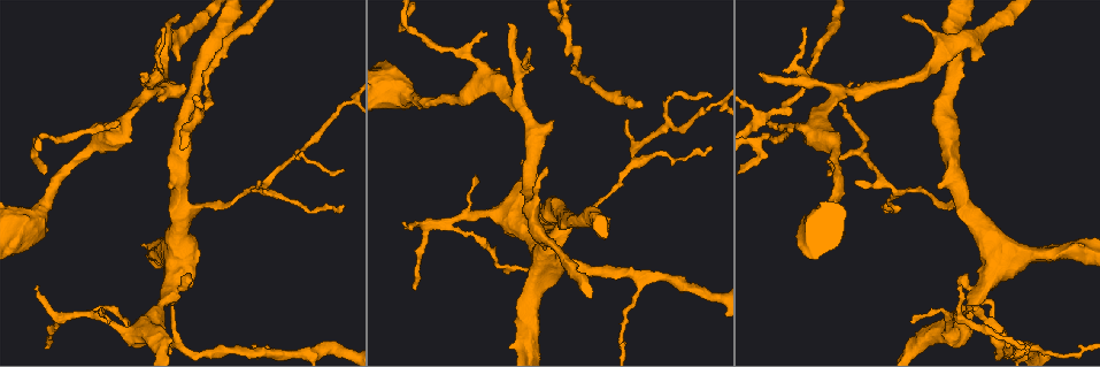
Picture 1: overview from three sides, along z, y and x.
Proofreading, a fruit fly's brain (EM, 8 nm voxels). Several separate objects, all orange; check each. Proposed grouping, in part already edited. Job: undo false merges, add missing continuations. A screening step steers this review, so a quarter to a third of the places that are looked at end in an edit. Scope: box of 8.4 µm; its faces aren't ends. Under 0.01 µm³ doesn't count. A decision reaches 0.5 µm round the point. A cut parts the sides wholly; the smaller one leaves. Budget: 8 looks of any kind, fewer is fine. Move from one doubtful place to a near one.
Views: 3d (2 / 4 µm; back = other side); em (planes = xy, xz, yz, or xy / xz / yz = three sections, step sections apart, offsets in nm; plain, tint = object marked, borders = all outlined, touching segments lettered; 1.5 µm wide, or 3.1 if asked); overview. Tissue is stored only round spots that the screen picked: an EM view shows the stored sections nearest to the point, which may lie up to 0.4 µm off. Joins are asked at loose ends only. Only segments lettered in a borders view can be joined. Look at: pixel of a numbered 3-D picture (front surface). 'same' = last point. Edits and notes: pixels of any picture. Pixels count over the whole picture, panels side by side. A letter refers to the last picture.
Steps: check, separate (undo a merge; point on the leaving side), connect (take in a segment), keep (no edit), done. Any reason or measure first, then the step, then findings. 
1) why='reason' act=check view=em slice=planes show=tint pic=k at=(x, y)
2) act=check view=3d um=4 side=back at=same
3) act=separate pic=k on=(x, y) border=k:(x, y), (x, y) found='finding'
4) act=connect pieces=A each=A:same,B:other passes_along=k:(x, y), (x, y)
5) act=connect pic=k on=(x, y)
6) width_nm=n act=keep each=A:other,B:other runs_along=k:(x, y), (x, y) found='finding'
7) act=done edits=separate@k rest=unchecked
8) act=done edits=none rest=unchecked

act=check view=em slice=planes show=tint pic=1 at=(407, 22)

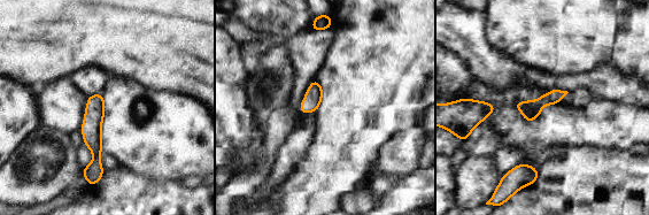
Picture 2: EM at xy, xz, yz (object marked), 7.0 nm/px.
act=check view=em slice=planes show=borders at=same

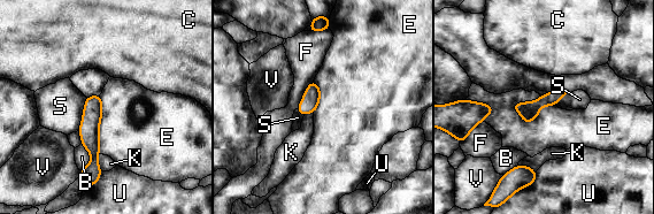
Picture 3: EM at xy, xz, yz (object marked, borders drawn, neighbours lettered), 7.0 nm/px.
width_nm=130 act=keep each=B:other,C:other,E:other,F:other,K:other,S:other,U:other,V:other runs_along=3:(92, 98), (92, 145), (97, 167) found='all the same neuron'

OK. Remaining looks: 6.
act=check view=em slice=planes show=plain pic=1 at=(553, 125)

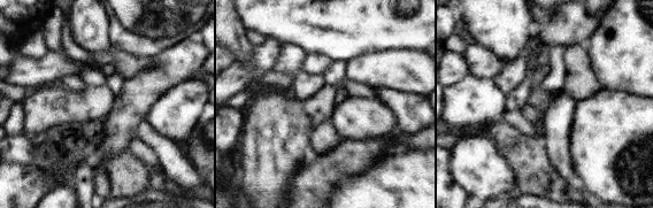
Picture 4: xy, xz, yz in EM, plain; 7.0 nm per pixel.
act=check view=em slice=planes show=borders at=same

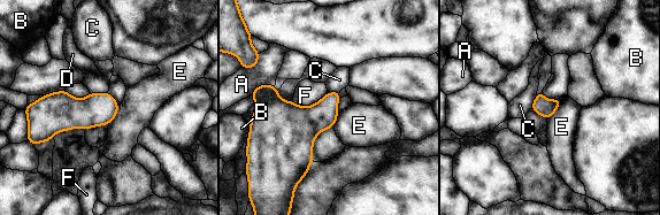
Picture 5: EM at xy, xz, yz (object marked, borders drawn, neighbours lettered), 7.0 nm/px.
act=keep each=A:other,B:other,C:other,D:other,E:other,F:other found='none of them fits'

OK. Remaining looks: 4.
why='touches itself' act=check view=em slice=planes show=plain pic=1 at=(1003, 327)

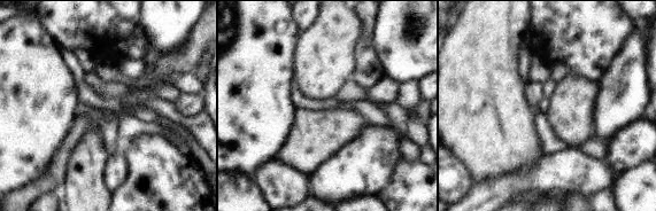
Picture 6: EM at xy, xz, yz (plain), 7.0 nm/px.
act=check view=em slice=planes show=borders at=same

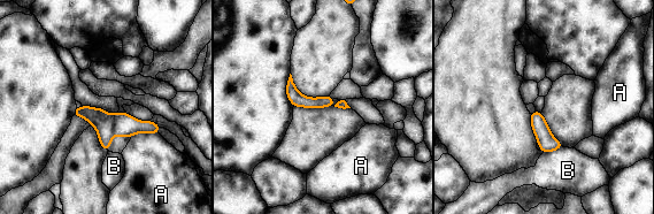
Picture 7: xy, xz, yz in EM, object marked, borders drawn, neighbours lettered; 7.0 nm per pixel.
width_nm=90 act=separate pic=7 on=(124, 124) each=A:other,B:other found='two neurons meet here'

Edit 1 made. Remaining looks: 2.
act=done edits=separate@7 rest=unchecked

